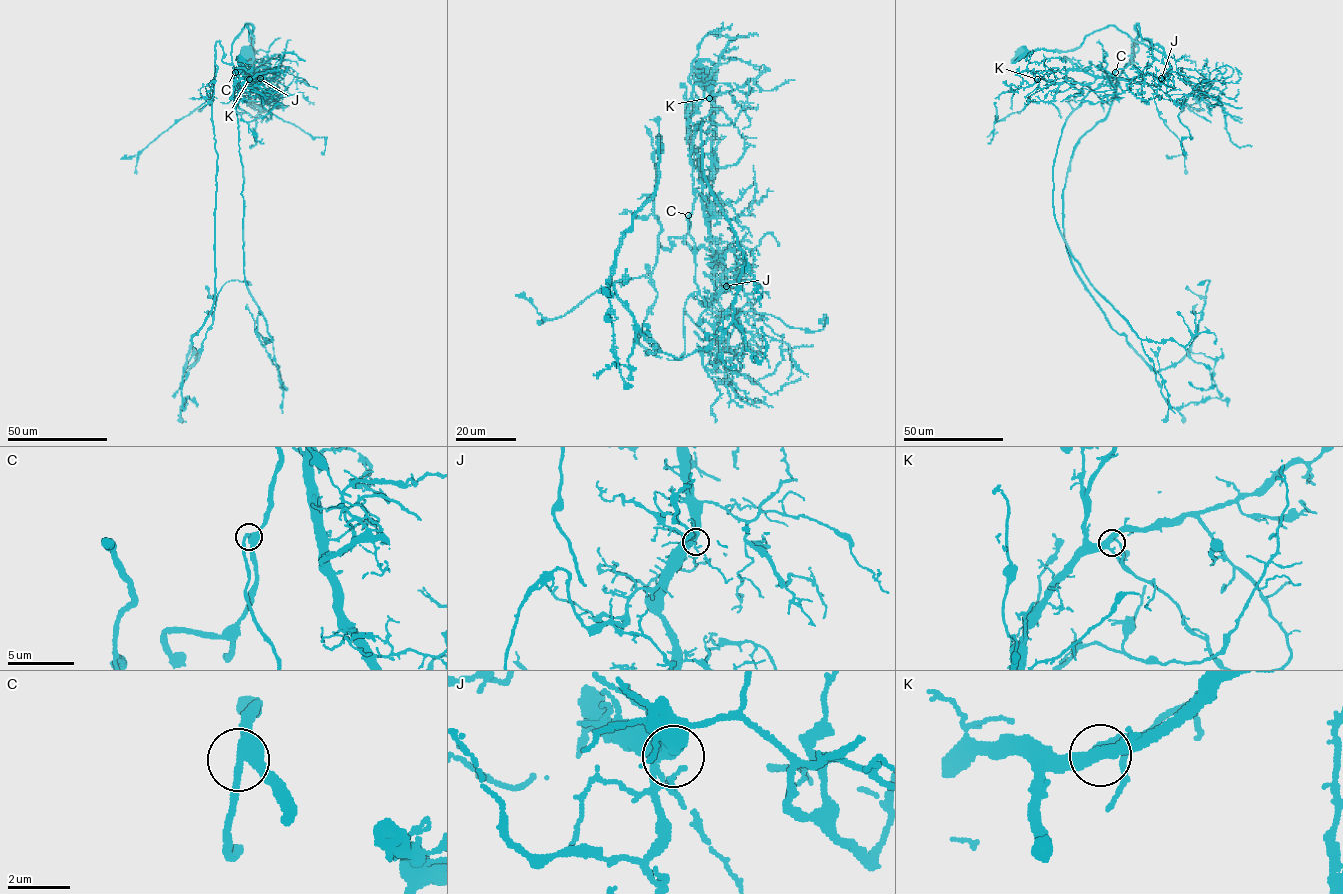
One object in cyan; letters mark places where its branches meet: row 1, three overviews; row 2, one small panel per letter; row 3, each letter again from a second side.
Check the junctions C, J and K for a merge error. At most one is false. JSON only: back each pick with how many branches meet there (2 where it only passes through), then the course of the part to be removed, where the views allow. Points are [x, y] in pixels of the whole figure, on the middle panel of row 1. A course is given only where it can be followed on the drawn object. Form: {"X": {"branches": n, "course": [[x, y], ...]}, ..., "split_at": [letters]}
{"split_at": []}

